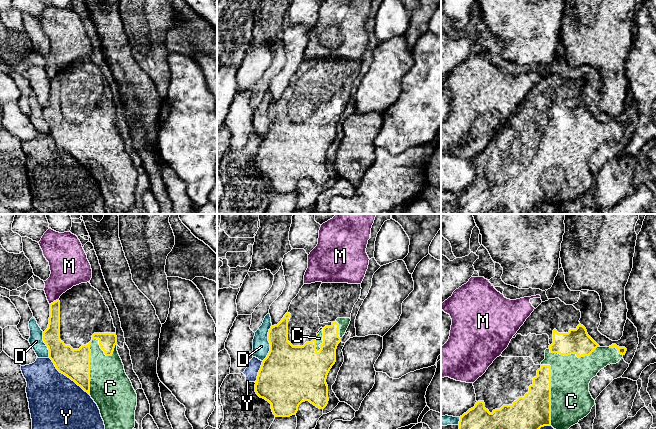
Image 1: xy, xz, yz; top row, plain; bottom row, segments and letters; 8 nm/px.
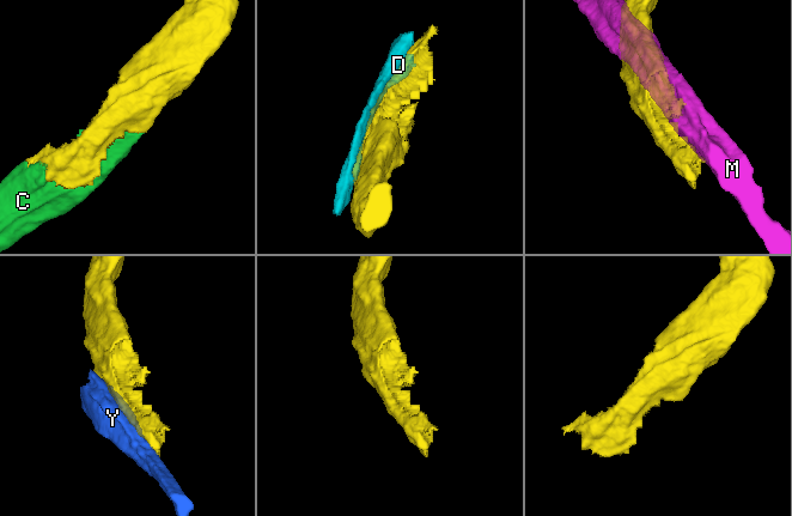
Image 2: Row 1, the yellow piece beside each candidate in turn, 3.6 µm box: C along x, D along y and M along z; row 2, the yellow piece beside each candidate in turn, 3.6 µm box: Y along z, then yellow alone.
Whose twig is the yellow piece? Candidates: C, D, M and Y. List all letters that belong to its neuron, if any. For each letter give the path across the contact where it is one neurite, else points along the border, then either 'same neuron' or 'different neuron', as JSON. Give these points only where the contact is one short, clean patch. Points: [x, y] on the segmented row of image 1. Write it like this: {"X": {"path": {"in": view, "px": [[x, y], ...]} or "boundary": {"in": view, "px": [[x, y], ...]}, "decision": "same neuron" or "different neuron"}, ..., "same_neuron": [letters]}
{"C": {"decision": "same neuron"}, "D": {"decision": "different neuron"}, "M": {"decision": "different neuron"}, "Y": {"decision": "different neuron"}, "same_neuron": ["C"]}

